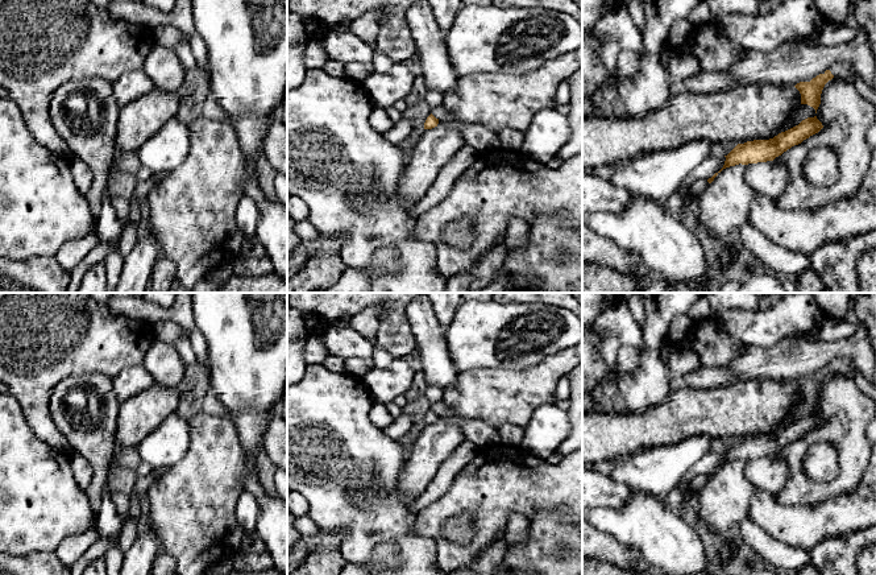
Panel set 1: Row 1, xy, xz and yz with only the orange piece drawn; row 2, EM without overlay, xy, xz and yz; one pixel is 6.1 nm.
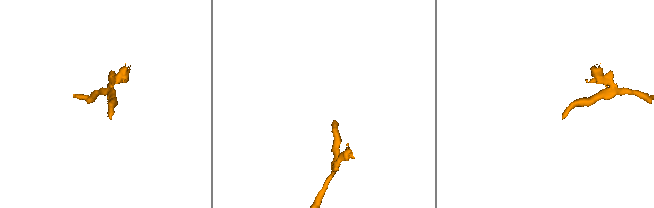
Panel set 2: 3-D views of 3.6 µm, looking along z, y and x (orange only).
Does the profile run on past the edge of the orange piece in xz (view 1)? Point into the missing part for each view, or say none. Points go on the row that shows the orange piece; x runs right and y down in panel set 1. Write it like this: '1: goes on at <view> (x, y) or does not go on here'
1: does not go on here

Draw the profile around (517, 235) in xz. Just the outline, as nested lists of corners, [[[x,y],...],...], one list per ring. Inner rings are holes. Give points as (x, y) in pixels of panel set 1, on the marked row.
[[[512,218],[507,223],[506,236],[503,244],[506,247],[506,255],[512,255],[523,249],[528,241],[530,224],[520,219]]]

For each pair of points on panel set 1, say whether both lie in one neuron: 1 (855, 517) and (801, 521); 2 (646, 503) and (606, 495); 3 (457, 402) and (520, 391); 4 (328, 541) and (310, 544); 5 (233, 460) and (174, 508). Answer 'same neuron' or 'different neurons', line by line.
1: same neuron
2: different neurons
3: same neuron
4: same neuron
5: same neuron

